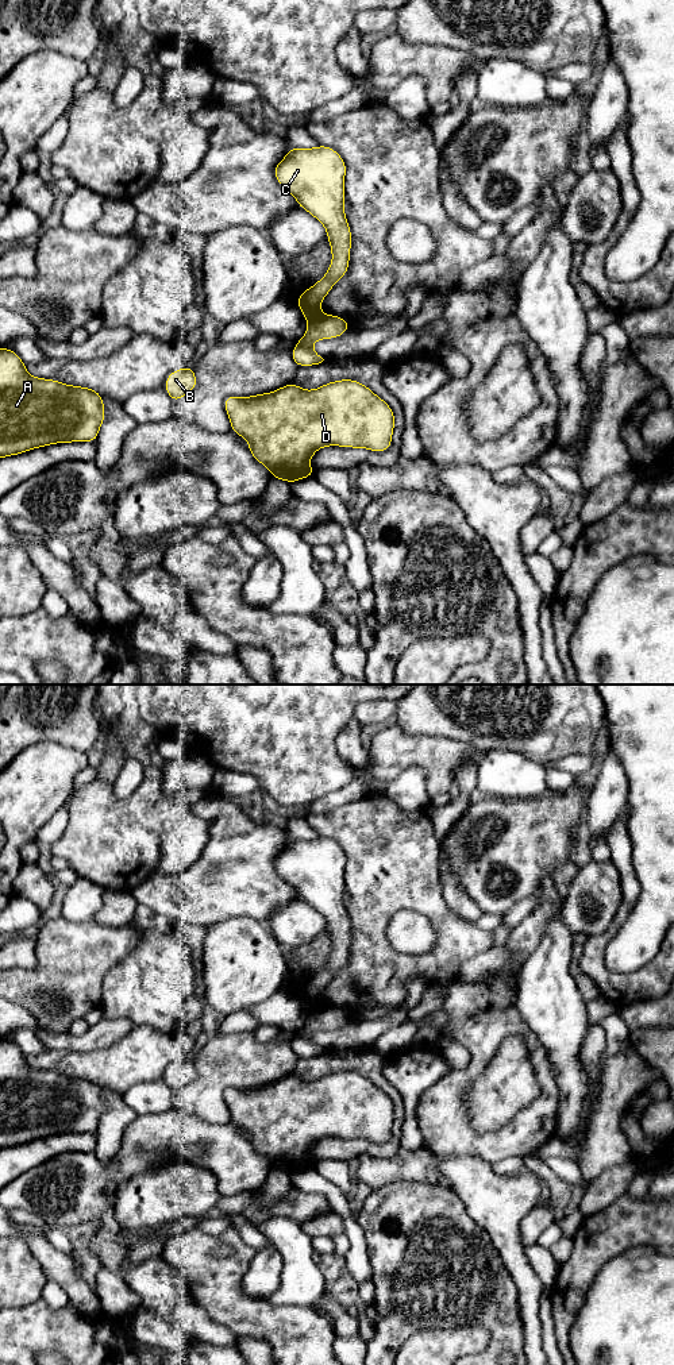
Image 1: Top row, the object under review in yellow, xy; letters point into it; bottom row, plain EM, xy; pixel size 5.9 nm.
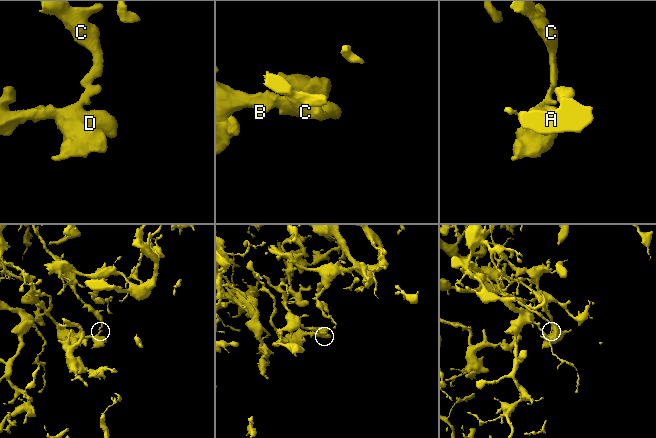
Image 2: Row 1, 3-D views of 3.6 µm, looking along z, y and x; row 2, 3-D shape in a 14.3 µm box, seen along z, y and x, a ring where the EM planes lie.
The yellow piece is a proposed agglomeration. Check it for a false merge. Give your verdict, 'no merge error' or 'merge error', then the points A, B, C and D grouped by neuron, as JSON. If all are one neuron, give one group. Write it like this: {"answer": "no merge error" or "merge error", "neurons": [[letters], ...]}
{"answer": "merge error", "neurons": [["A", "B", "D"], ["C"]]}

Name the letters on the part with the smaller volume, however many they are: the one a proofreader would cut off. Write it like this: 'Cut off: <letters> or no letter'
Cut off: A, B, D

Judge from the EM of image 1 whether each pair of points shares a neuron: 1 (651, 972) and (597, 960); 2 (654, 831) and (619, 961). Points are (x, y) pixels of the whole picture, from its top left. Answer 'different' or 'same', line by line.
1: same
2: same

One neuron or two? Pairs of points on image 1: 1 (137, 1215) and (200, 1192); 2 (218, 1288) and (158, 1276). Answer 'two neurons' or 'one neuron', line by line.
1: one neuron
2: two neurons

